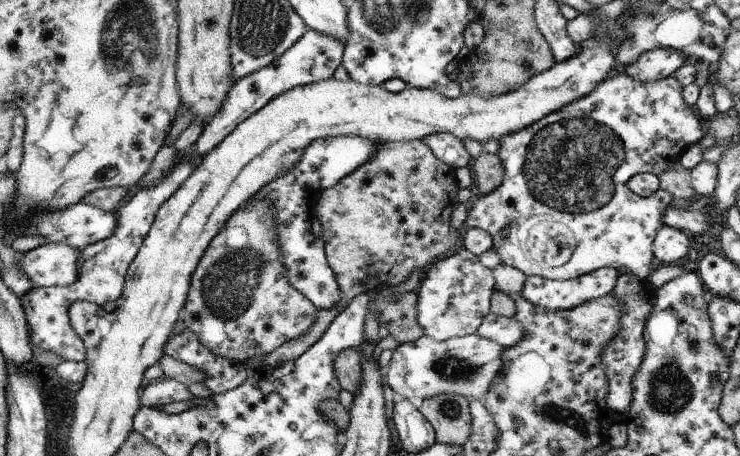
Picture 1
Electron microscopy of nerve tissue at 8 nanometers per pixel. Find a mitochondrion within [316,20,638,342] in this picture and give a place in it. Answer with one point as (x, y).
(573, 166)

